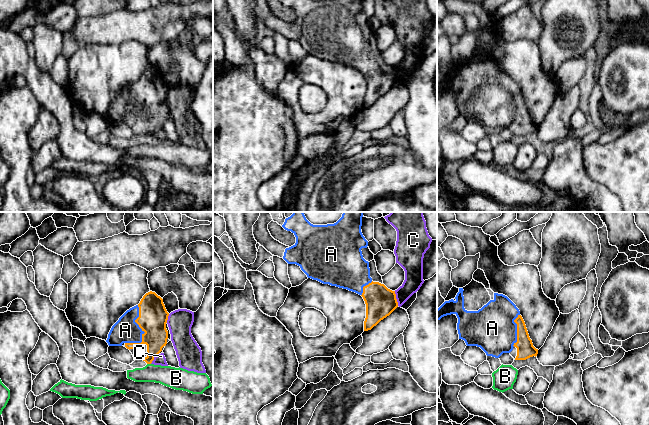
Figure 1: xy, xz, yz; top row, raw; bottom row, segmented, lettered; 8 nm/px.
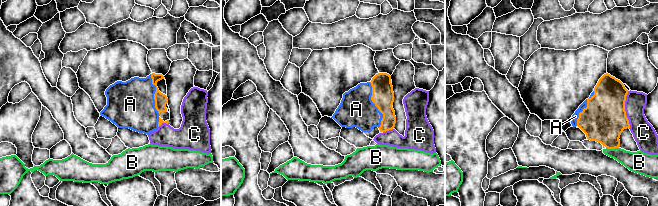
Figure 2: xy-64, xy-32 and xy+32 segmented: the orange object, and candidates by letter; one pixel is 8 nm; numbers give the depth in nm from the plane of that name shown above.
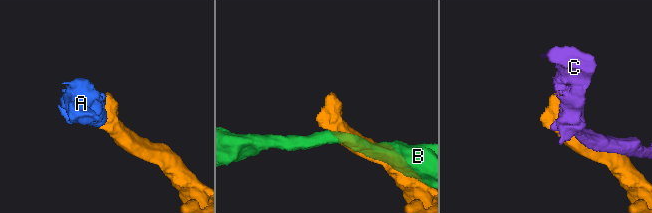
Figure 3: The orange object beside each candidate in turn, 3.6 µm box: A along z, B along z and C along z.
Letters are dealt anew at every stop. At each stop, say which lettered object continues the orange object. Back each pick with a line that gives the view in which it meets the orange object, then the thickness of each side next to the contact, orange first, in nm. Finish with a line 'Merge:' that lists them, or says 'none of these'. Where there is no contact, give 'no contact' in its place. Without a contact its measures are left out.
A: contact in xy; calibres 240 and 200 nm
Merge: A

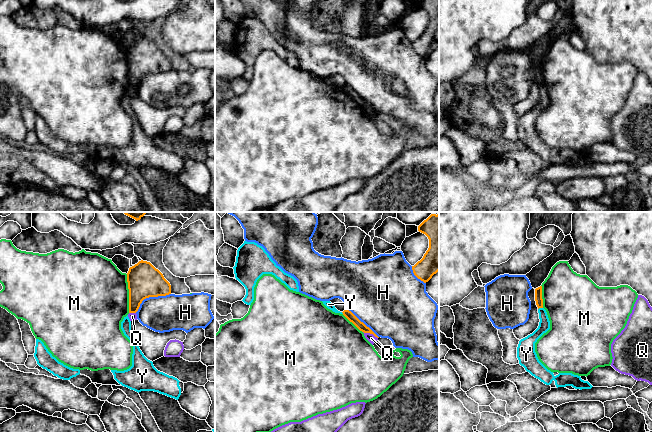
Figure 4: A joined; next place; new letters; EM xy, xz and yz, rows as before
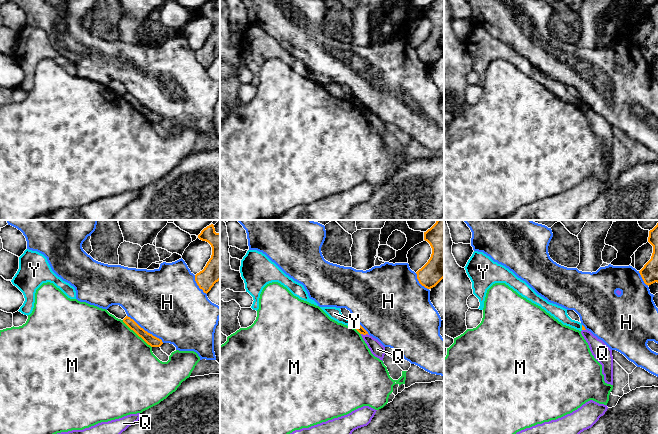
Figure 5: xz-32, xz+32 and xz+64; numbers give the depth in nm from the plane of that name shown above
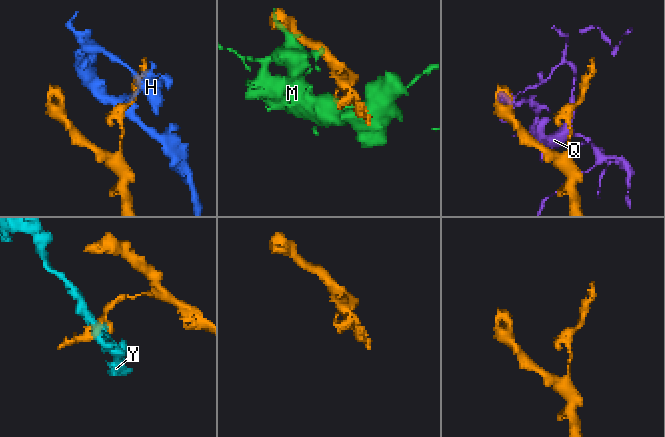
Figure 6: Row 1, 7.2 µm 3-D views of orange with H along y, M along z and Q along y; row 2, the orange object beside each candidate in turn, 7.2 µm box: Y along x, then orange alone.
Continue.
Merge: none of these

